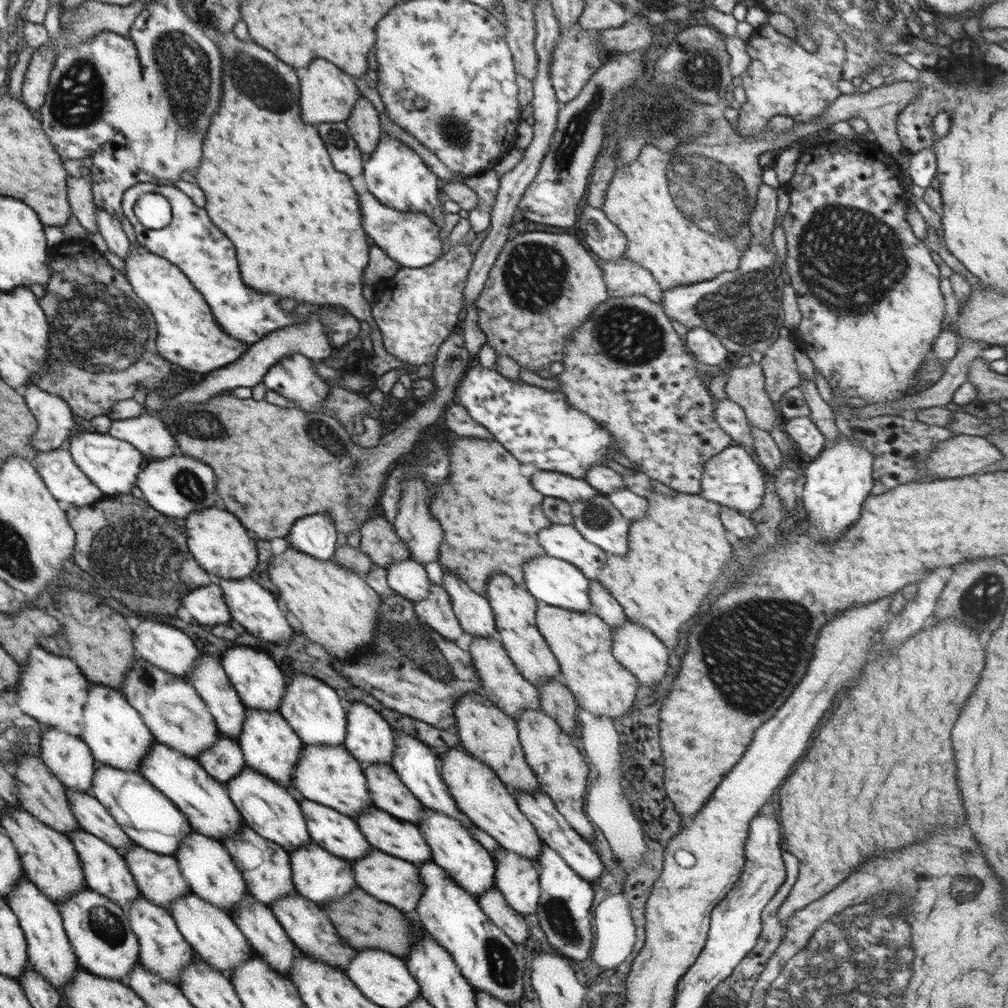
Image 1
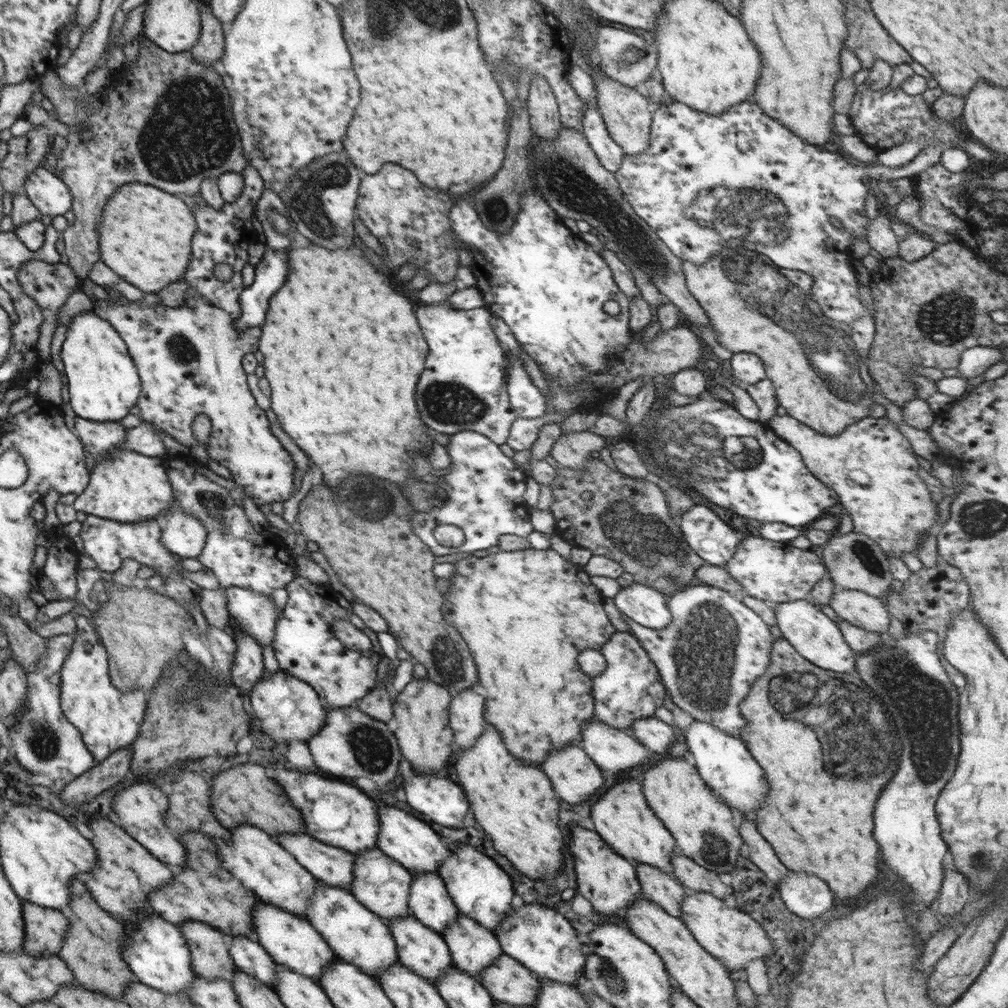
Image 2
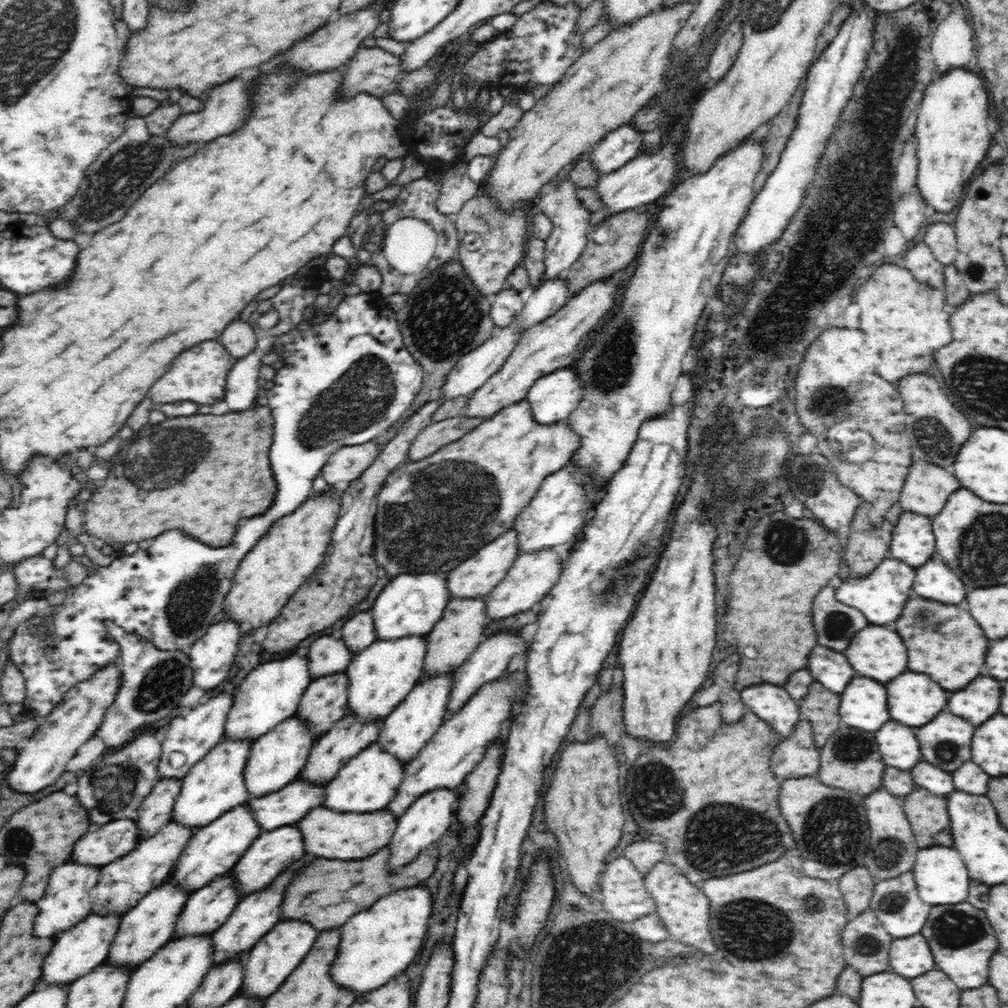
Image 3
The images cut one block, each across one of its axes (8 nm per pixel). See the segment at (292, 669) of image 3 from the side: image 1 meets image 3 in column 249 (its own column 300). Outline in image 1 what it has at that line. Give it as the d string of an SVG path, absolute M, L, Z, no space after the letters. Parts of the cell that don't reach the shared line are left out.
M306 674L287 675L286 692L280 701L279 714L286 719L304 745L344 745L348 726L347 708L339 694L323 680Z

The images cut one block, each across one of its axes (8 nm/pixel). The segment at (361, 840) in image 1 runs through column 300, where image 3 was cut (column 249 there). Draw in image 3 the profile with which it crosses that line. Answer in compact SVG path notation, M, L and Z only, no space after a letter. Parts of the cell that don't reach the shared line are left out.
M295 779L286 784L284 788L278 789L276 792L266 794L262 797L250 797L247 800L247 806L254 813L256 822L262 831L276 830L280 826L286 824L295 824L302 820L309 810L320 807L325 797L325 785L313 784L313 782L304 782Z

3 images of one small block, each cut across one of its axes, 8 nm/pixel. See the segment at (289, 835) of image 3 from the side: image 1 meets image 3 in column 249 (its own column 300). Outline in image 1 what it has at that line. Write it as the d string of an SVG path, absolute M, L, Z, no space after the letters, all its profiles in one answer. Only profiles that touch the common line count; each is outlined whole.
M314 842L292 850L289 855L292 865L292 881L294 881L297 892L304 898L315 902L320 908L344 898L357 886L354 873L352 873L353 862L336 858L336 855L330 854L328 850Z

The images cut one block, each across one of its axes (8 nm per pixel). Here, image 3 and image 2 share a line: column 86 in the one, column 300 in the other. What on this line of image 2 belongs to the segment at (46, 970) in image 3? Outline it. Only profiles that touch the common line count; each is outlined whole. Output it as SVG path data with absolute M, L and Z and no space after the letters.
M259 899L255 908L255 926L257 928L256 941L268 952L276 964L287 966L288 970L302 974L314 982L322 978L327 964L338 959L332 948L308 920L280 910L276 908L276 905L268 905Z

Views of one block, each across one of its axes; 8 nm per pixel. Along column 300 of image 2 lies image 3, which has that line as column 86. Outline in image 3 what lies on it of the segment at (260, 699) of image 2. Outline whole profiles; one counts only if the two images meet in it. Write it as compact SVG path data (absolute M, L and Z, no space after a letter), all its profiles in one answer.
M117 660L114 664L108 664L104 668L100 668L98 672L94 672L88 680L78 682L64 694L61 702L55 707L55 710L48 716L41 719L39 727L33 735L28 739L25 747L19 751L17 757L12 764L12 770L5 774L5 783L18 794L32 794L38 792L42 788L52 786L60 775L66 770L66 764L74 758L74 754L78 752L78 748L87 740L94 736L96 729L100 726L106 710L114 704L116 693L120 686L121 672L117 667Z

